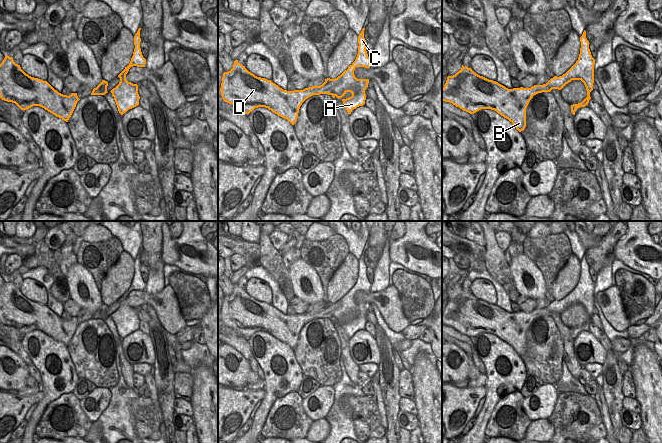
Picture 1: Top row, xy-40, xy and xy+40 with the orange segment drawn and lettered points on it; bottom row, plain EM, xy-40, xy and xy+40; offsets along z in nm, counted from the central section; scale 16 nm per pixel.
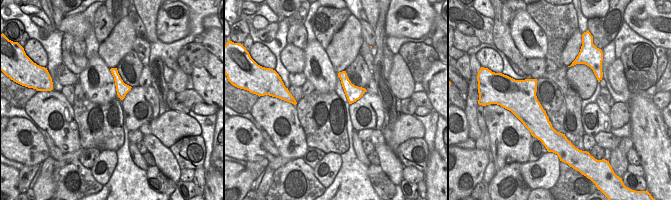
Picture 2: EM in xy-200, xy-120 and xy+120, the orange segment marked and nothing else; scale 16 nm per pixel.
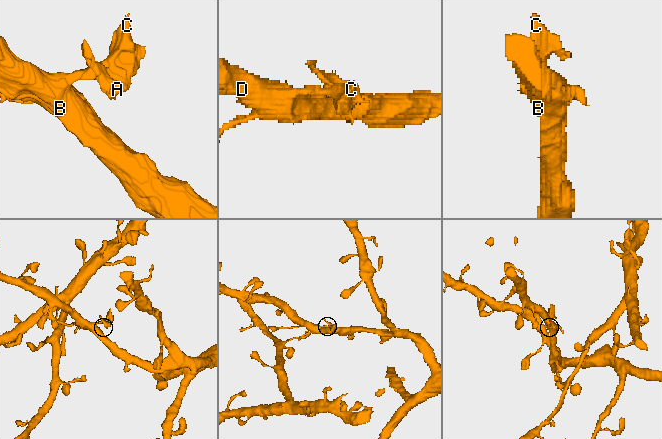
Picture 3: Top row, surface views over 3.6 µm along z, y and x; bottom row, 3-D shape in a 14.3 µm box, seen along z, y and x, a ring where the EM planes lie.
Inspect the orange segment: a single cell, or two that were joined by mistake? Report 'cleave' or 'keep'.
cleave

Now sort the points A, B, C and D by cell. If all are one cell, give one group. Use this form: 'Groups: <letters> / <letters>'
Groups: A C / B D.

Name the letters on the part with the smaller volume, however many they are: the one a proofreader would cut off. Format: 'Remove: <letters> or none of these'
Remove: A, C

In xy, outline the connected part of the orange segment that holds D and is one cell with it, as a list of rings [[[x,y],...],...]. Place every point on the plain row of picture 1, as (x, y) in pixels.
[[[235,284],[233,292],[223,297],[220,315],[223,324],[240,336],[249,338],[255,332],[265,331],[294,349],[300,330],[306,323],[320,318],[335,322],[334,311],[343,303],[340,299],[335,303],[325,303],[320,310],[287,315],[271,304],[255,300]]]

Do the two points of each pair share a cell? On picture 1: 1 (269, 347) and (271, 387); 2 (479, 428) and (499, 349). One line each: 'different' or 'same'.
1: same
2: same

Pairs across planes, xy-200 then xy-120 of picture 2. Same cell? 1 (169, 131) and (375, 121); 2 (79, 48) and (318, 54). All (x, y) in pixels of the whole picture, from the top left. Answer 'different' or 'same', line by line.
1: different
2: different

